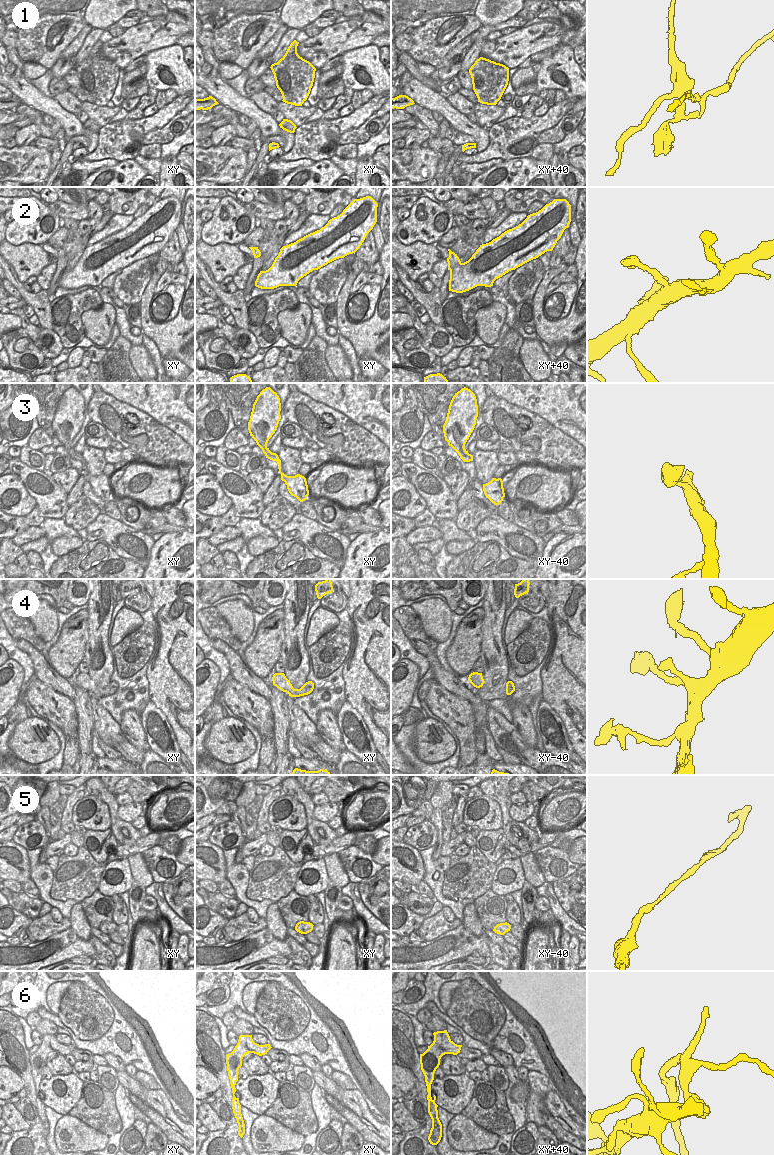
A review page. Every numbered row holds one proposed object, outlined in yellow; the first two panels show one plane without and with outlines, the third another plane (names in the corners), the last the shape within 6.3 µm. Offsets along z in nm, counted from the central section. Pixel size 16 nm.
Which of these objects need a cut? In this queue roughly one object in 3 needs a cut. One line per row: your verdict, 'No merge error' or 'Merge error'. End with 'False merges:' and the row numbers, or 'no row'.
1: Merge error
2: No merge error
3: No merge error
4: No merge error
5: No merge error
6: Merge error
False merges: 1, 6.

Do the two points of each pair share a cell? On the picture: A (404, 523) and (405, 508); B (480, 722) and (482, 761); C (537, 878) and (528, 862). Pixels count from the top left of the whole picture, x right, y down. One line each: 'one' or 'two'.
A: two
B: one
C: one

